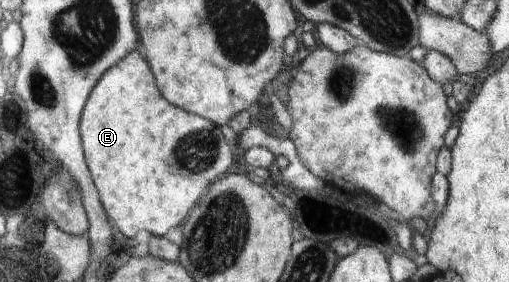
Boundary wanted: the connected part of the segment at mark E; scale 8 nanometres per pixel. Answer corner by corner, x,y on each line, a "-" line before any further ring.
137,50
130,52
123,58
123,62
119,62
119,66
107,70
107,78
103,78
103,82
99,82
99,86
95,86
95,94
91,94
91,102
87,102
87,110
83,110
83,146
87,146
86,162
87,166
91,162
90,175
94,179
94,185
98,190
98,197
103,205
103,210
105,210
115,230
121,232
128,239
134,238
136,234
141,232
151,233
156,237
163,237
165,232
169,232
171,228
179,226
187,218
189,208
203,196
203,192
207,190
207,186
211,182
215,182
219,176
223,176
223,172
229,172
229,168
233,164
231,148
229,148
227,139
221,134
221,130
217,128
217,125
212,123
210,119
203,118
198,114
171,106
161,96
149,64
145,62
145,58

